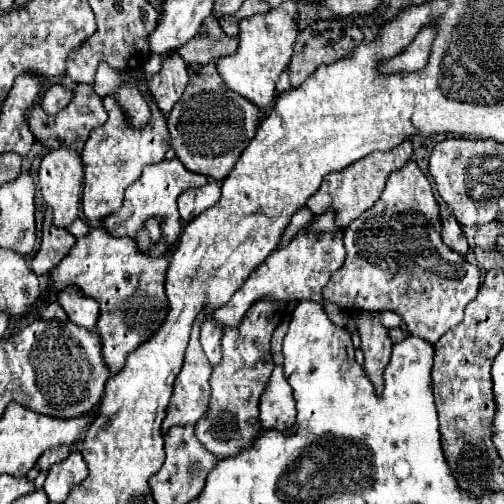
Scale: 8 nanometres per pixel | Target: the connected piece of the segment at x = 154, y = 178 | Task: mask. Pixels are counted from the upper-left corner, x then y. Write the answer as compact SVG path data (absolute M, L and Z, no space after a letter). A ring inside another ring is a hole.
M172 159L172 161L160 161L156 165L148 165L144 169L144 173L140 175L138 181L134 181L126 193L124 193L124 205L116 211L110 213L108 217L104 217L102 225L104 229L114 235L114 237L132 237L138 243L138 249L152 255L152 257L162 257L168 255L180 241L180 215L178 215L178 195L184 193L184 189L194 189L200 185L206 185L208 177L204 175L196 175L188 169L184 169L184 165L180 165L180 159ZM148 219L160 219L160 239L152 241L144 229L144 223Z

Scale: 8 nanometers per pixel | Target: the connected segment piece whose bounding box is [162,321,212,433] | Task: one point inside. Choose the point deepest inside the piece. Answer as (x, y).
(191, 391)

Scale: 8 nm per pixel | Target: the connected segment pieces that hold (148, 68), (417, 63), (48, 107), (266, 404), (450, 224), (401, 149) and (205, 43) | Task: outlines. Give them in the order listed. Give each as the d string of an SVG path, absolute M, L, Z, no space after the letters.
M152 54L148 58L148 61L144 63L142 66L144 73L146 76L150 77L154 74L158 73L162 67L163 57L157 54Z
M424 27L416 35L416 39L408 45L406 51L402 51L392 61L386 61L382 65L382 71L384 73L396 73L396 71L418 71L418 69L424 69L426 63L428 63L430 45L432 45L434 37L436 37L436 29Z
M52 85L42 97L42 107L46 113L58 113L58 109L64 109L68 101L72 101L72 91L64 89L62 85Z
M282 365L274 367L270 383L260 397L260 423L262 429L288 431L296 421L296 407L292 389L284 379Z
M448 215L448 217L442 219L442 241L444 241L452 251L456 251L456 253L460 253L460 255L466 255L466 251L468 251L466 235L464 235L460 223L458 223L452 215Z
M404 141L402 145L398 145L396 149L388 151L388 153L370 153L368 157L356 161L356 165L350 165L348 169L342 169L340 173L328 173L328 177L324 177L324 185L320 185L320 189L308 199L308 207L314 215L326 213L326 211L334 211L336 213L336 227L338 229L346 229L360 213L364 213L366 209L370 209L382 195L386 179L392 171L402 169L412 157L412 143Z
M216 17L204 19L204 25L200 25L196 37L188 41L186 45L180 45L176 51L180 57L184 57L186 63L208 63L216 61L224 55L234 55L238 49L238 39L228 37L220 25L216 23Z

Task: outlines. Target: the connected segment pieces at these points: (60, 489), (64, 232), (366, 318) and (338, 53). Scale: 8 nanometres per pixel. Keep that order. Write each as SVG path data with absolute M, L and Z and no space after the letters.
M72 451L64 461L50 467L48 479L44 483L44 491L48 493L48 499L52 503L62 503L70 489L84 481L88 475L88 467L82 459L80 451Z
M46 209L44 227L42 227L42 243L40 243L40 251L32 259L32 271L36 275L46 275L68 255L68 249L72 249L74 243L76 243L74 235L70 235L68 229L56 227L52 223L52 211Z
M352 313L352 321L358 325L362 339L364 371L368 373L372 385L376 385L376 393L380 393L380 389L384 389L384 369L392 353L388 329L382 327L380 313Z
M320 19L314 25L308 25L304 31L300 31L294 45L292 61L288 65L292 87L300 87L302 81L308 75L312 75L320 65L328 65L346 57L362 41L364 41L364 33L356 25L352 25L348 19Z

